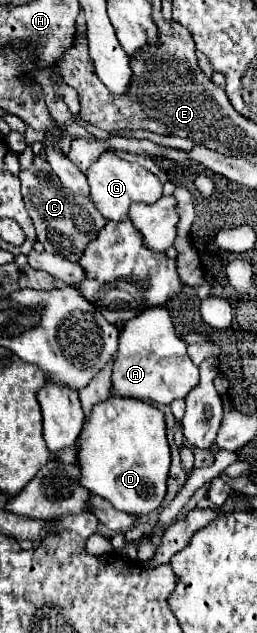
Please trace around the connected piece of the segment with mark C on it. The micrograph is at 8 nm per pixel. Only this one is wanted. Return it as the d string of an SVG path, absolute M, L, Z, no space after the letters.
M21 170L19 180L25 208L35 224L37 240L45 246L45 252L59 254L67 260L77 262L81 258L81 252L85 250L85 244L93 240L93 236L97 236L97 232L103 228L105 218L97 212L89 198L69 192L53 174L45 176L31 170Z

